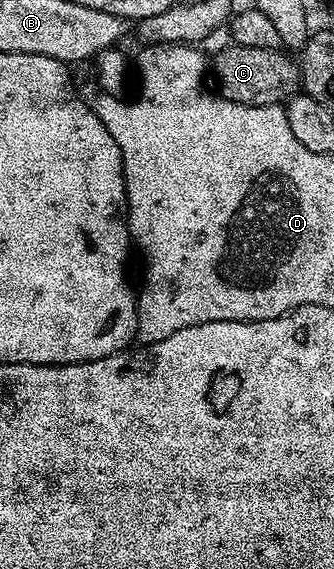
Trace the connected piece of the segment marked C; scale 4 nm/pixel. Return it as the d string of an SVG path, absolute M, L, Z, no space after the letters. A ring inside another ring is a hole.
M228 46L211 59L211 75L212 78L213 75L217 78L216 90L224 99L248 107L272 107L284 104L290 97L298 94L301 87L301 68L292 54L281 49L272 51Z

